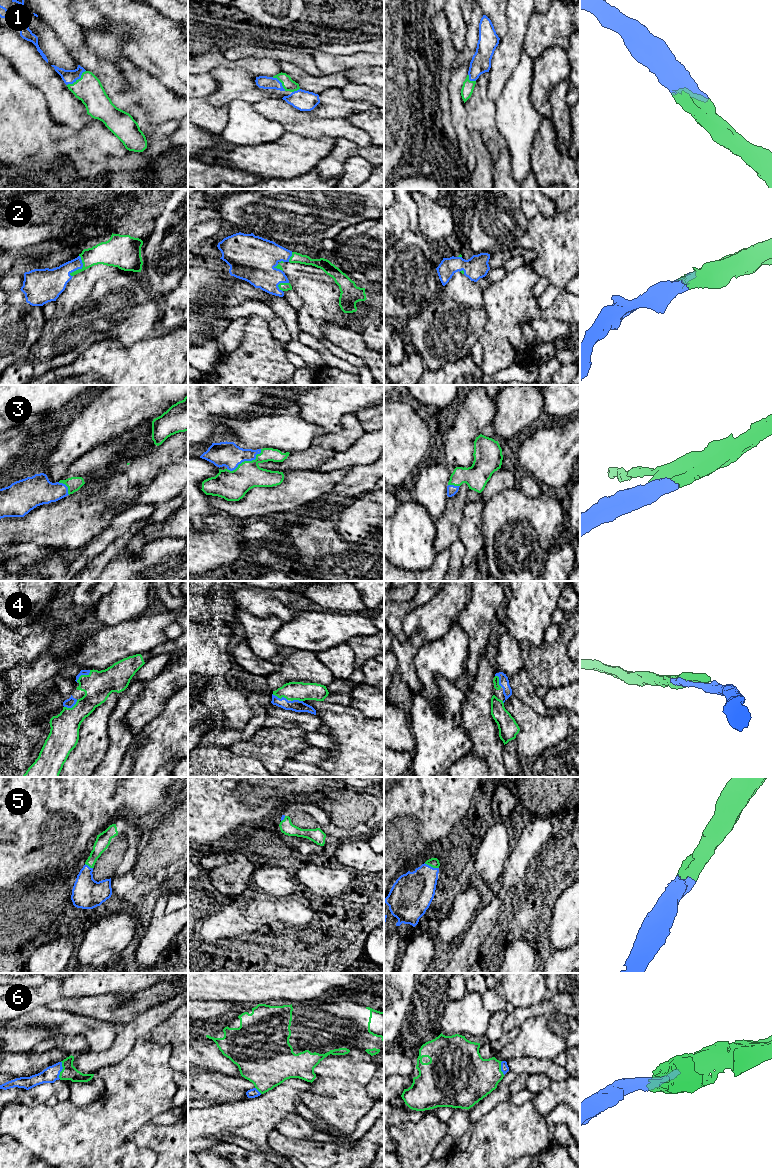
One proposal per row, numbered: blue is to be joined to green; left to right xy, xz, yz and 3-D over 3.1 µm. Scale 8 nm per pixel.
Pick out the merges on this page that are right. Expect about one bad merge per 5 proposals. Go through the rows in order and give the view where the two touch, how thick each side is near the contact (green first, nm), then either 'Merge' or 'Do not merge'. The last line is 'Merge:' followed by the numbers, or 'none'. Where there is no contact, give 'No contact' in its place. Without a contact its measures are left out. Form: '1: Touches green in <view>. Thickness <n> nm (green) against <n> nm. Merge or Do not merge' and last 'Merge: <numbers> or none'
1: Touches green in xy. Thickness 220 nm (green) against 110 nm. Merge
2: Touches green in xy. Thickness 190 nm (green) against 220 nm. Merge
3: Touches green in xz. Thickness 240 nm (green) against 200 nm. Merge
4: Touches green in xy. Thickness 240 nm (green) against 50 nm. Merge
5: Touches green in yz. Thickness 80 nm (green) against 320 nm. Merge
6: Touches green in xy. Thickness 120 nm (green) against 130 nm. Merge
Merge: 1, 2, 3, 4, 5, 6

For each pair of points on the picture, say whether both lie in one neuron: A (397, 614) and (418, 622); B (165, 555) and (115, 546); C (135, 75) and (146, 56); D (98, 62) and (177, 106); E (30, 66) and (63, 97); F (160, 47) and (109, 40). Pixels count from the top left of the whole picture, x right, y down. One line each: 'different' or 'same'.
A: different
B: different
C: different
D: same
E: same
F: different

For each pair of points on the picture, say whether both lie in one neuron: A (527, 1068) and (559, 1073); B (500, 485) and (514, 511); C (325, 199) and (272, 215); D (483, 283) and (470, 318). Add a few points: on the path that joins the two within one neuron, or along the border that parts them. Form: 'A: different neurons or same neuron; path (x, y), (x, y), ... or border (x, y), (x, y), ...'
A: same neuron; path (535, 1068), (551, 1069)
B: different neurons; border (516, 486), (495, 494), (485, 503)
C: same neuron; path (312, 199), (288, 199), (285, 202)
D: different neurons; border (476, 282), (482, 290)

